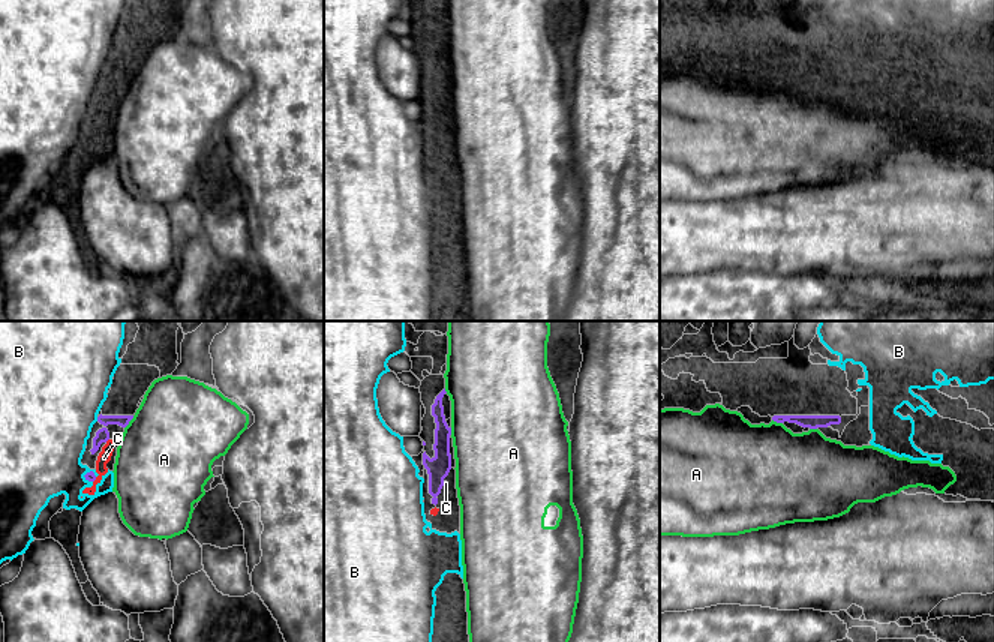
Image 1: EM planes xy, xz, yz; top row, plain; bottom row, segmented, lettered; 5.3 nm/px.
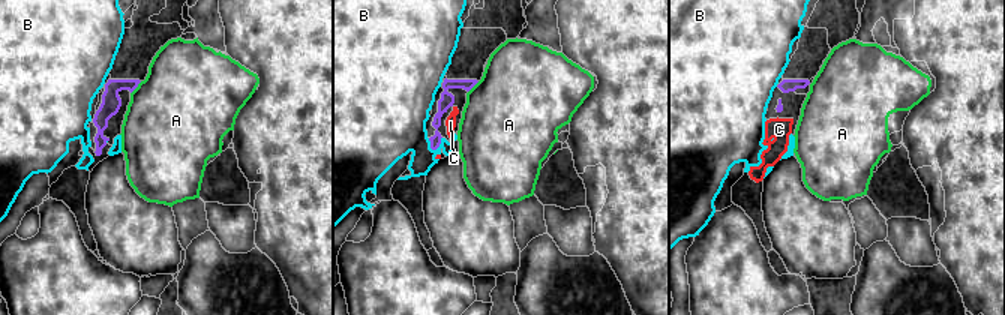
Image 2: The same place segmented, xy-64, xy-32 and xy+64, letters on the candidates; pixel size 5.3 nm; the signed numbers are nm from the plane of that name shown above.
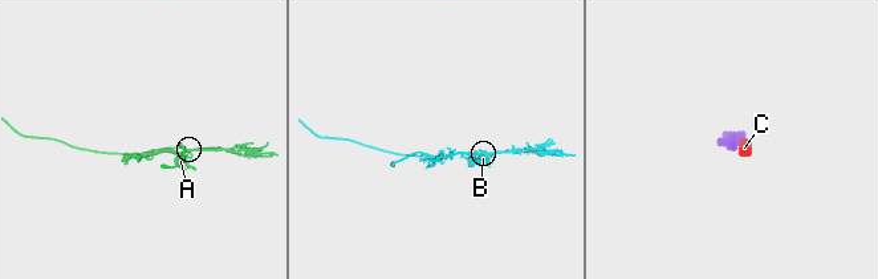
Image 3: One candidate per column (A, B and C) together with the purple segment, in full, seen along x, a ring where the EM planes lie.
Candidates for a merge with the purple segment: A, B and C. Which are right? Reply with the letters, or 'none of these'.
C

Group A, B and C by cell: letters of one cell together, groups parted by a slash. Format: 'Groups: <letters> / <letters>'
Groups: A / B / C

